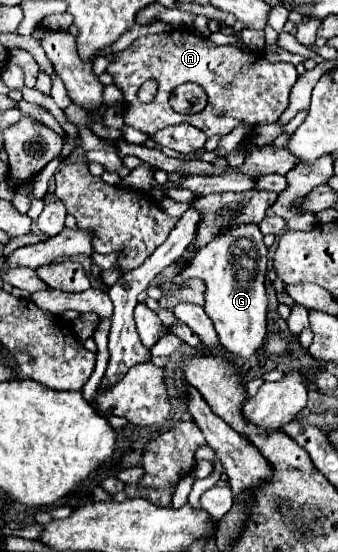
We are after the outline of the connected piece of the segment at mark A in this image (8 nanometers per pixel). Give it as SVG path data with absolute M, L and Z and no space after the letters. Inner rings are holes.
M175 29L165 35L147 35L137 39L137 43L117 53L107 71L115 77L115 85L123 89L127 101L127 109L123 113L125 123L147 135L153 135L163 127L177 125L181 119L201 129L207 137L227 135L241 121L251 125L275 123L289 105L289 91L297 81L297 71L291 63L269 63L261 53L245 53L229 45L219 47L207 37L187 29ZM147 79L155 79L159 83L157 95L151 103L143 103L137 97L139 87ZM186 82L199 83L209 95L209 103L201 113L177 115L169 105L173 87Z

